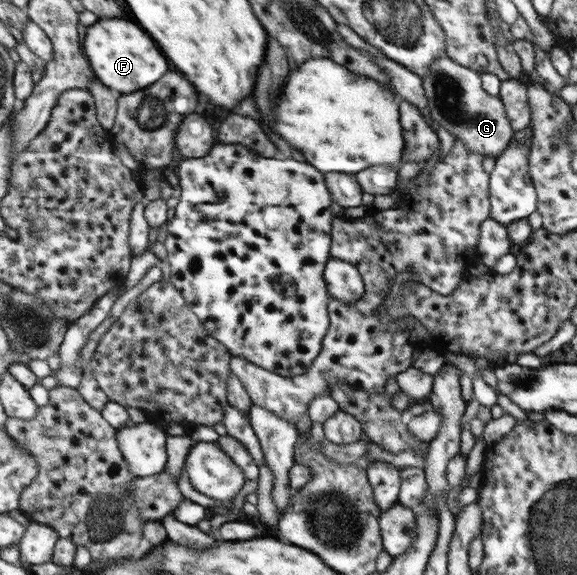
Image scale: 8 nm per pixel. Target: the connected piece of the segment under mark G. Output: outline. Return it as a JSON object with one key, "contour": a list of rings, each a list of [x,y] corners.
{"contour":[[[449,56],[431,64],[430,75],[422,79],[431,116],[471,153],[499,157],[511,144],[515,130],[500,97],[491,96],[482,87],[482,75],[455,62]]]}

